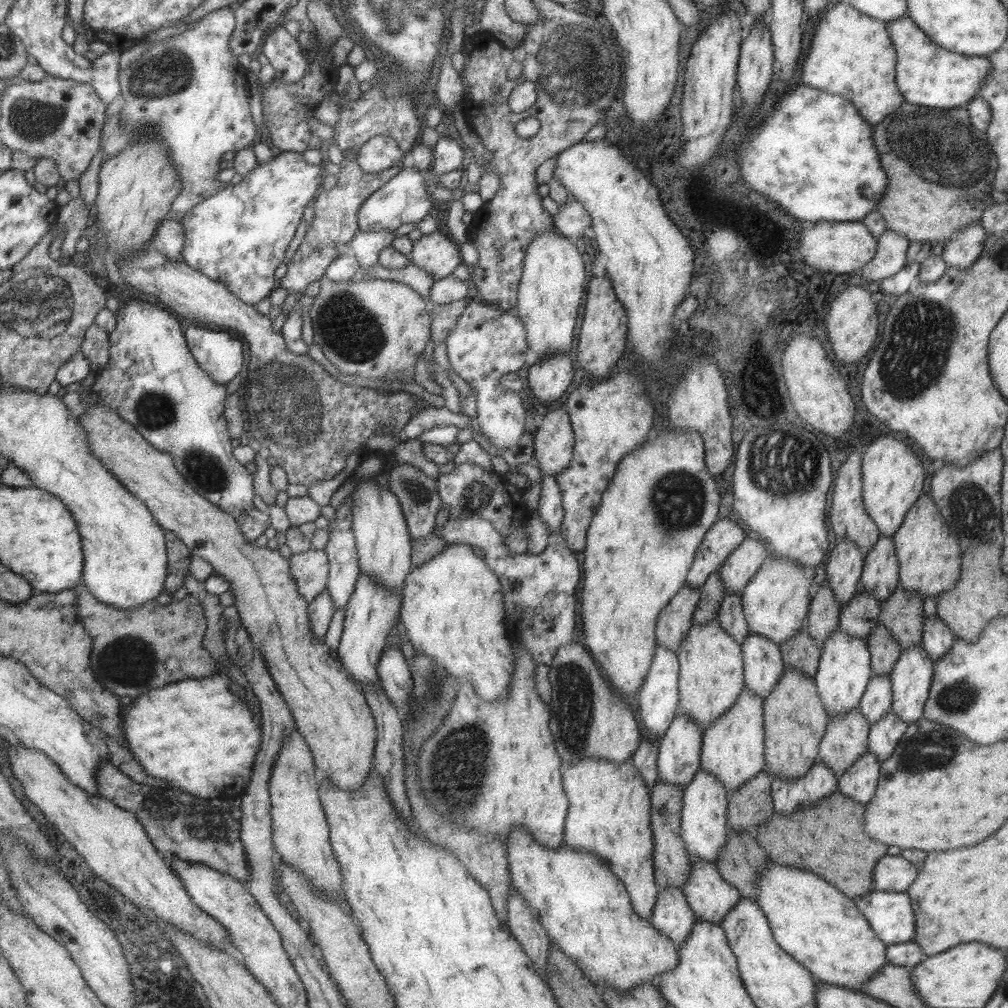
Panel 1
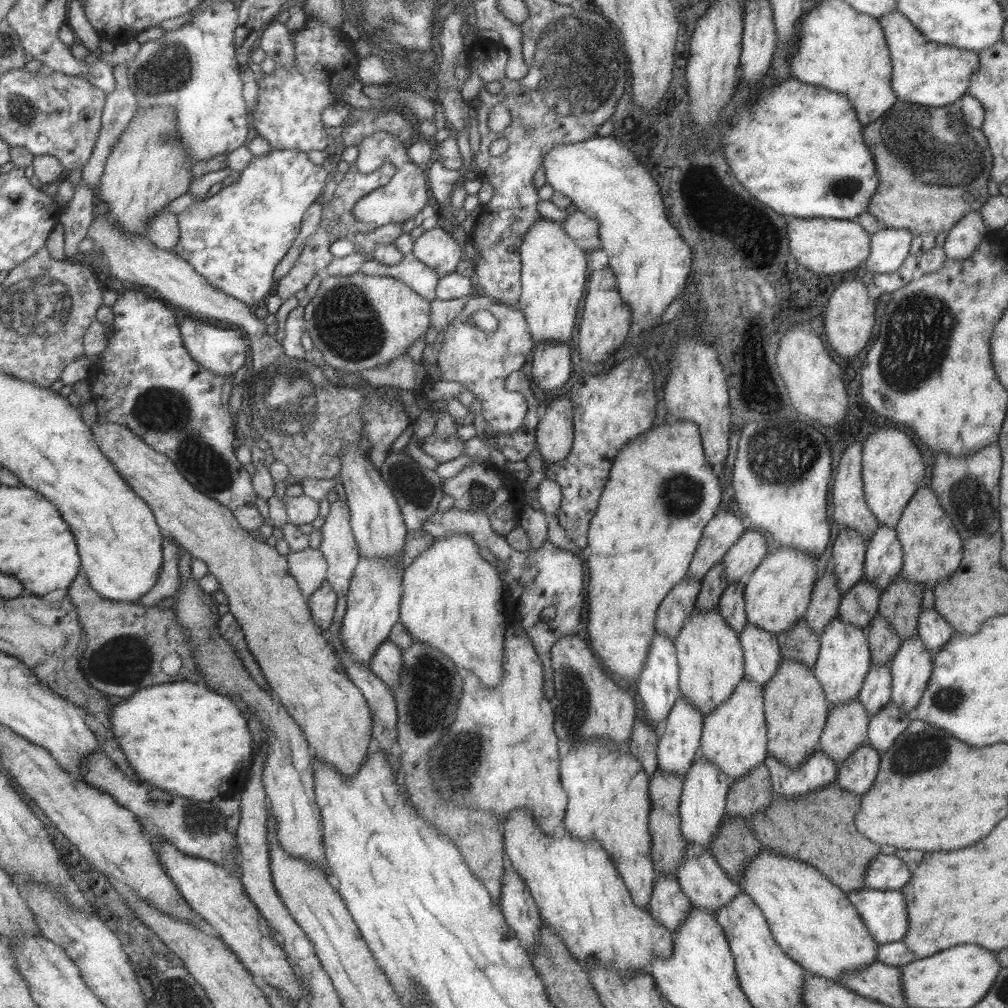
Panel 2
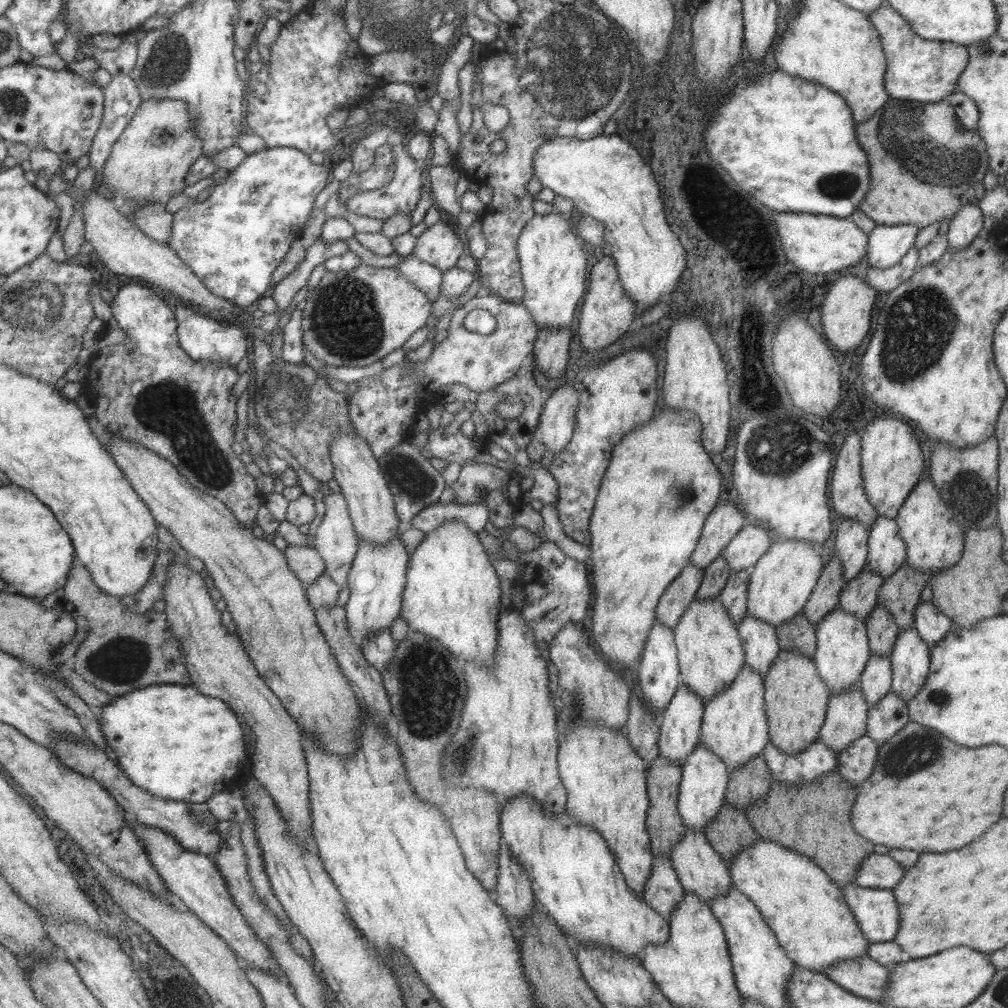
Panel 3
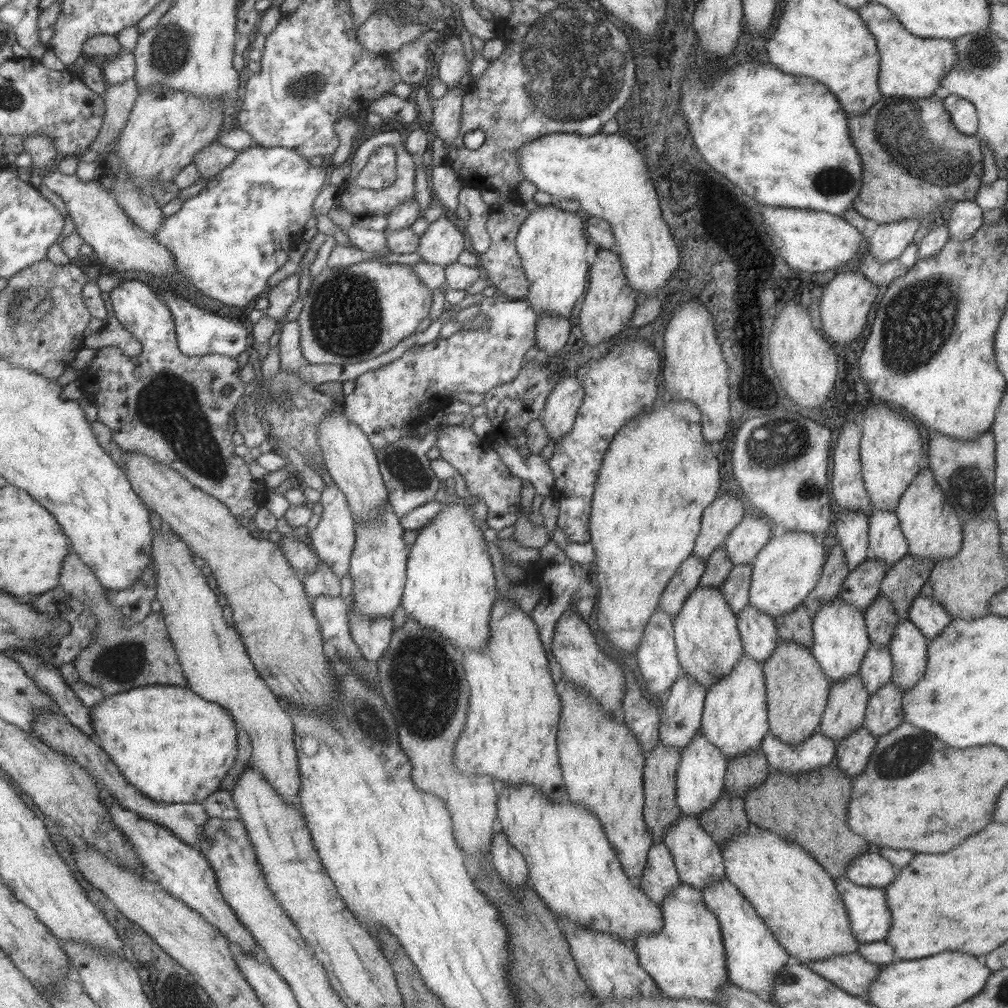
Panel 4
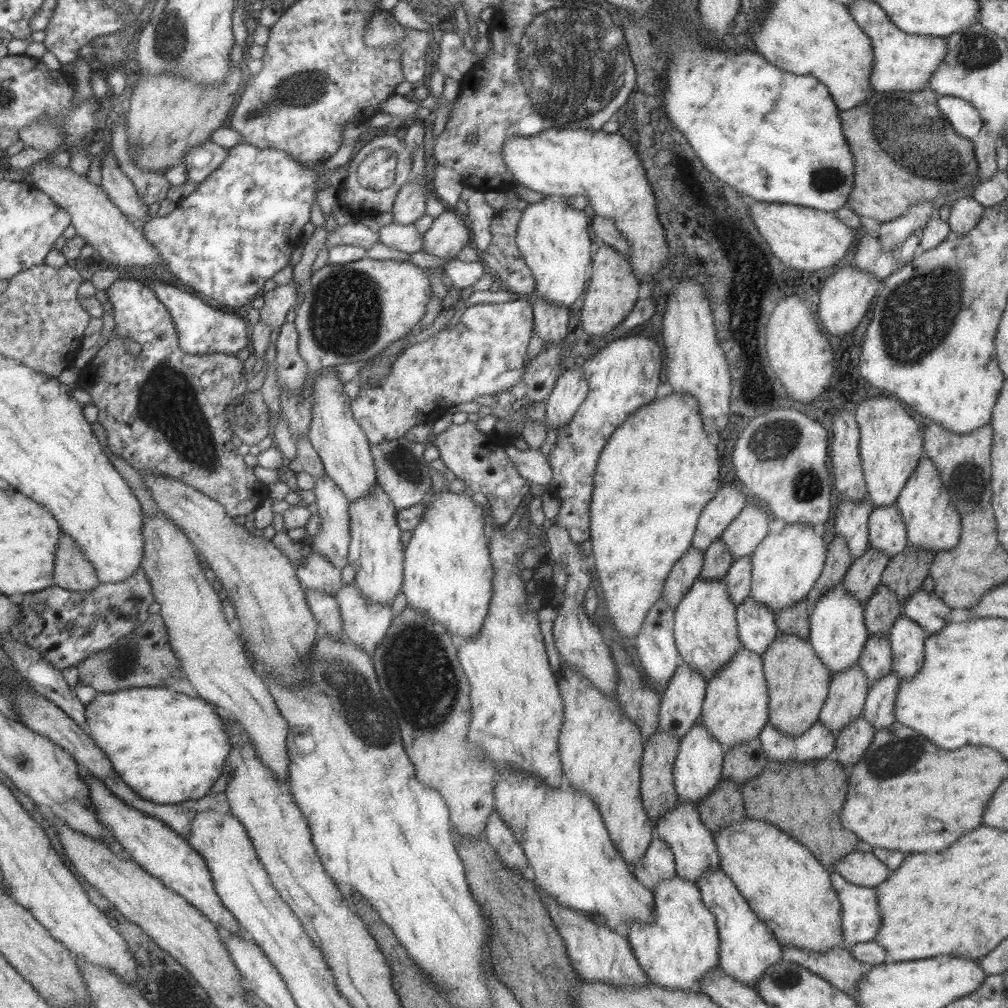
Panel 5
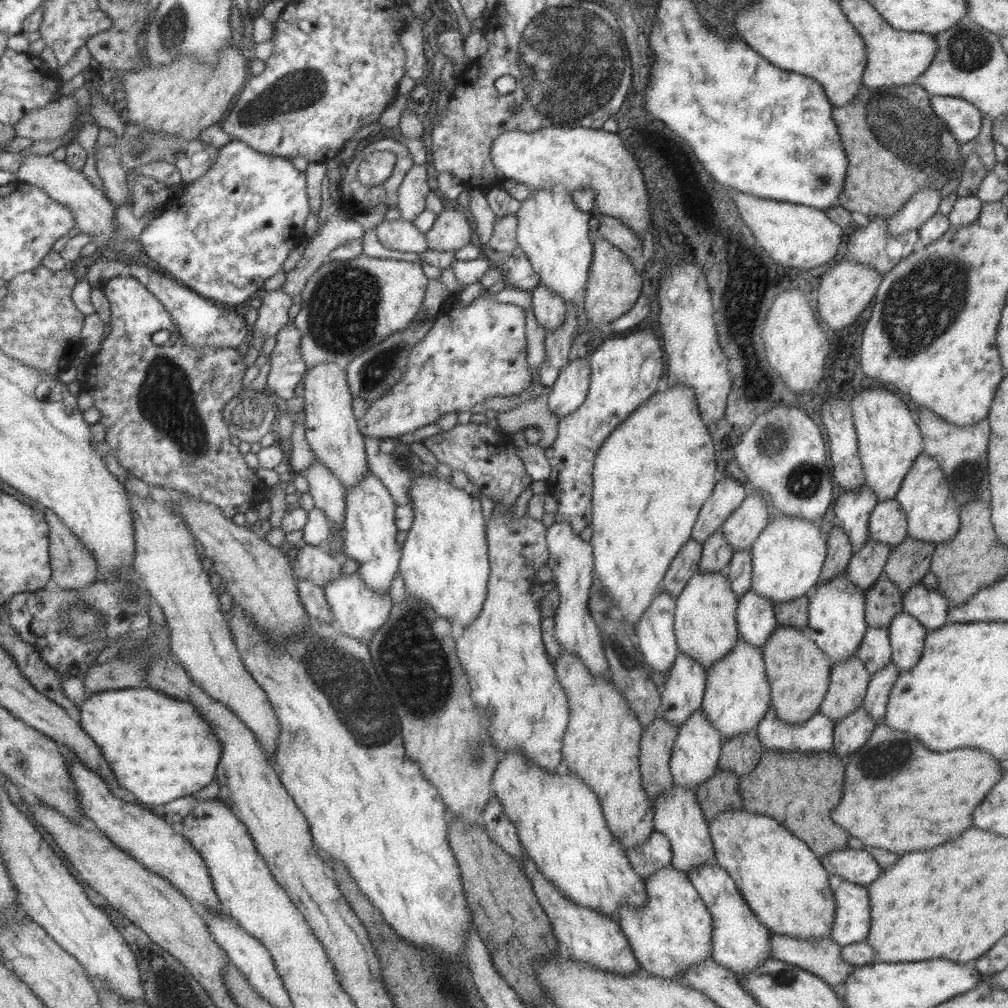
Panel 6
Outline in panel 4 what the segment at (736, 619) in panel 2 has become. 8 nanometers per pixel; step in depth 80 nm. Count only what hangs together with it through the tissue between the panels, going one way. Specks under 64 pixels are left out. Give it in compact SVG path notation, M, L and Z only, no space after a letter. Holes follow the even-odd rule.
M750 564L733 565L731 571L721 583L720 589L729 608L737 614L748 602L748 590L751 580Z

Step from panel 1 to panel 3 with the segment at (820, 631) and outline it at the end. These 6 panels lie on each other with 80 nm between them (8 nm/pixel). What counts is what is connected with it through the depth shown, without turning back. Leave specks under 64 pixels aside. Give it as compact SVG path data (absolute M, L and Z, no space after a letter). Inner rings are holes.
M833 555L818 576L809 598L805 601L802 612L815 626L821 618L838 605L841 587L844 583L841 562Z

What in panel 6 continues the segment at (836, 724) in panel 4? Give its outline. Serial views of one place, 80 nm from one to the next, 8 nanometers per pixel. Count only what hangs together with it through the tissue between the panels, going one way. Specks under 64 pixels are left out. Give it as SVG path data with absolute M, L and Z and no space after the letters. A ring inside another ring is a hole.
M856 654L834 662L818 711L835 722L849 711L862 707L870 675Z

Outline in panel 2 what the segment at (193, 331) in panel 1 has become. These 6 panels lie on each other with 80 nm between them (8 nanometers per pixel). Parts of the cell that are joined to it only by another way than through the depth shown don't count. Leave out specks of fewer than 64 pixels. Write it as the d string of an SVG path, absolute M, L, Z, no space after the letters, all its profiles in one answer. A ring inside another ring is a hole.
M185 314L178 324L183 348L189 356L198 362L203 368L220 375L231 375L241 366L245 360L245 350L249 346L249 339L243 337L241 330L219 328L213 324L206 324L189 314Z

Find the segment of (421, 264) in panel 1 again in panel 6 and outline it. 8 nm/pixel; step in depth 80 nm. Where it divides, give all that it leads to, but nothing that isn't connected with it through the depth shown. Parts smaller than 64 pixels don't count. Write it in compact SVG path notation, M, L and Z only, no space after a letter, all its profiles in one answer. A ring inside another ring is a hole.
M443 209L436 214L431 229L425 233L426 248L455 251L471 240L470 218L460 209Z

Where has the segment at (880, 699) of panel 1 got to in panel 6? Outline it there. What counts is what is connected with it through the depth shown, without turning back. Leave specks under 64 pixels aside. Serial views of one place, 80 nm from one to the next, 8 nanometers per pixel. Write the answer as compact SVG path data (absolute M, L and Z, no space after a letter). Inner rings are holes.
M867 625L855 654L872 675L891 660L887 627Z

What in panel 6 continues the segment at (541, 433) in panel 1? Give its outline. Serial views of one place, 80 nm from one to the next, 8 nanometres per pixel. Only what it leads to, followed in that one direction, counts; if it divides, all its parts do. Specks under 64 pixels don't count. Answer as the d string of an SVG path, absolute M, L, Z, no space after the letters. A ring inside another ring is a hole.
M580 358L569 361L559 369L548 392L546 403L558 419L571 414L584 401L589 388L590 366Z

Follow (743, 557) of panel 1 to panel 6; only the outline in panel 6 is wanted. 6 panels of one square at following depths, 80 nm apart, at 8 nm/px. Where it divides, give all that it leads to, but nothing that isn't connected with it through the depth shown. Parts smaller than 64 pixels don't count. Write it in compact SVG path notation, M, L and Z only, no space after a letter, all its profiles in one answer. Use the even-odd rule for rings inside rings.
M757 492L747 494L745 500L723 521L721 531L733 551L750 550L761 529L771 517L769 502Z

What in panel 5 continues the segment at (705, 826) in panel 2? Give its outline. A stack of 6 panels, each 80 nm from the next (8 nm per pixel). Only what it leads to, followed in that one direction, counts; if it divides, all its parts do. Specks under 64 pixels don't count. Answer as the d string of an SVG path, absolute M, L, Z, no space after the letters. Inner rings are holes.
M695 721L689 730L678 740L678 751L673 761L673 784L678 798L686 803L696 802L719 782L721 779L721 761L723 760L723 746L721 746L711 733Z

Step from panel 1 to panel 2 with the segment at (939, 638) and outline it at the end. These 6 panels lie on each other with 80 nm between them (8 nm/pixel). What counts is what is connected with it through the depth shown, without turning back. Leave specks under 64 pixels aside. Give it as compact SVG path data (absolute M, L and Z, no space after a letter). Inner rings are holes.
M922 607L919 611L916 635L928 651L939 650L952 637L953 631L954 628L934 607Z

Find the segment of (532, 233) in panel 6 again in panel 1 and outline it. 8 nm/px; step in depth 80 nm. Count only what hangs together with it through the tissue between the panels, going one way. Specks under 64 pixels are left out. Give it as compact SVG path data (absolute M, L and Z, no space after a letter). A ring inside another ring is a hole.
M543 232L532 238L524 248L514 311L523 323L527 346L536 353L537 358L569 351L571 340L573 340L573 330L575 330L575 320L577 320L579 300L583 296L583 282L585 282L583 260L579 250L575 247L575 241L559 233Z

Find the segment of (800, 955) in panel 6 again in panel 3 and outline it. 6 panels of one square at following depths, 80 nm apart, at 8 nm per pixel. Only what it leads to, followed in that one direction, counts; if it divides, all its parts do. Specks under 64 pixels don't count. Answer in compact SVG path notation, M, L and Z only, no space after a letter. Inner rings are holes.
M867 955L860 957L839 962L833 968L827 966L822 974L843 990L847 990L859 998L884 1002L884 988L889 982L891 970L888 966L869 959Z

